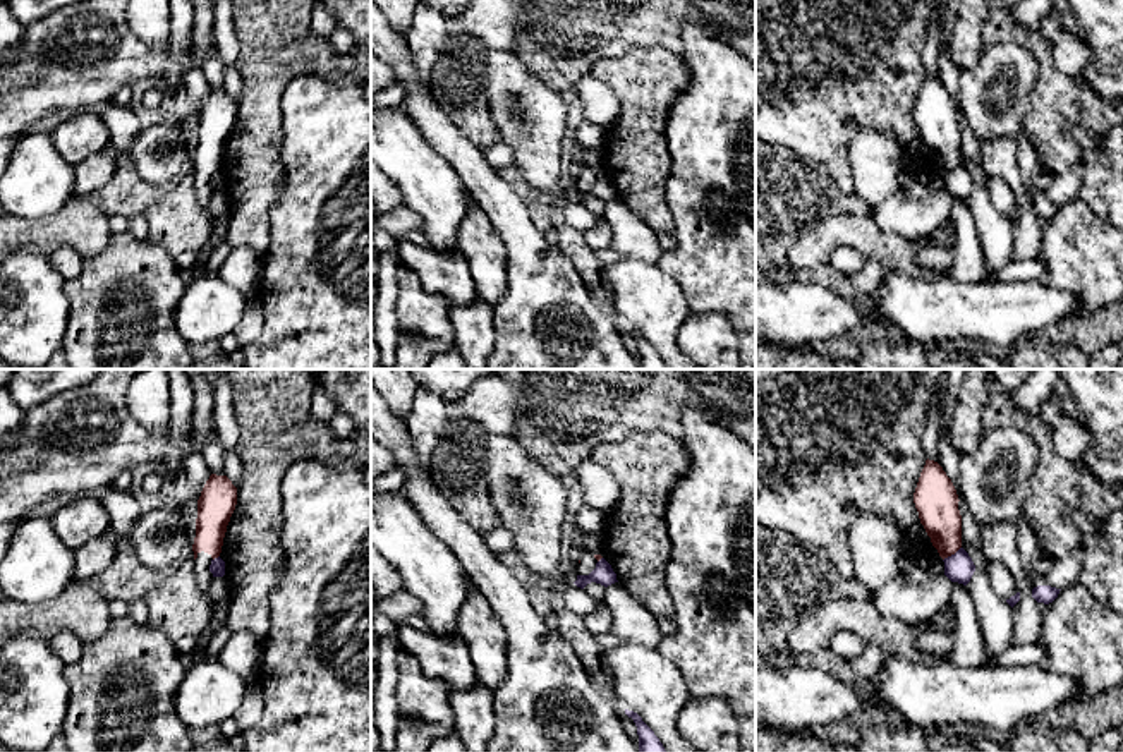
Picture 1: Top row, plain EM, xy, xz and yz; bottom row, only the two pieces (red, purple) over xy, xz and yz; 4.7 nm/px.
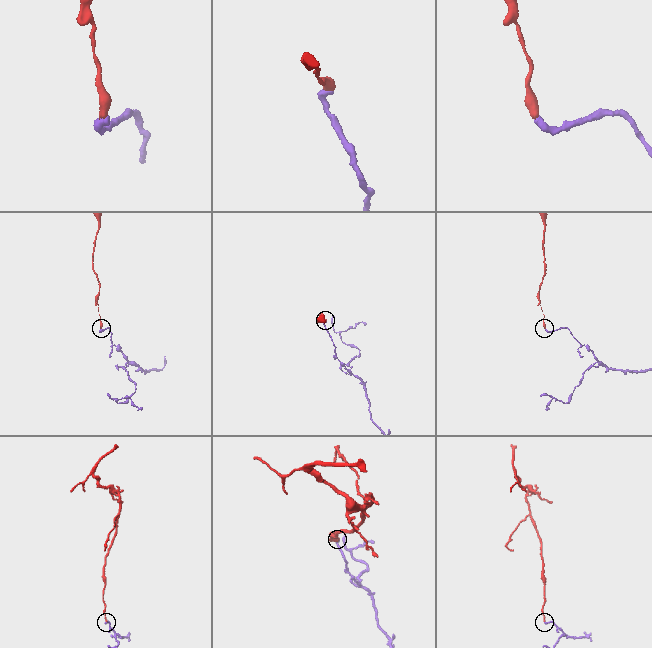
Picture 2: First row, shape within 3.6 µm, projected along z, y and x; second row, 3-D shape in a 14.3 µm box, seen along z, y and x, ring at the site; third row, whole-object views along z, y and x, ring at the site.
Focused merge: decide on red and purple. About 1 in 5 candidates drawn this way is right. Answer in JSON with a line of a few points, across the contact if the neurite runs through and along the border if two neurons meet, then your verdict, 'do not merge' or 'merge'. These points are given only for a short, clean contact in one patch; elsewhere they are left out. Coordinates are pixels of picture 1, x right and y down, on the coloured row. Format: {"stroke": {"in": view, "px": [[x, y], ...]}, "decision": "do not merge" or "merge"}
{"stroke": {"in": "yz", "px": [[960, 546], [943, 560]]}, "decision": "do not merge"}

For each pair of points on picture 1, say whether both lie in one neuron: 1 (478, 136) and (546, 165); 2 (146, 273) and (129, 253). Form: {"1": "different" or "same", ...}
{"1": "different", "2": "same"}

